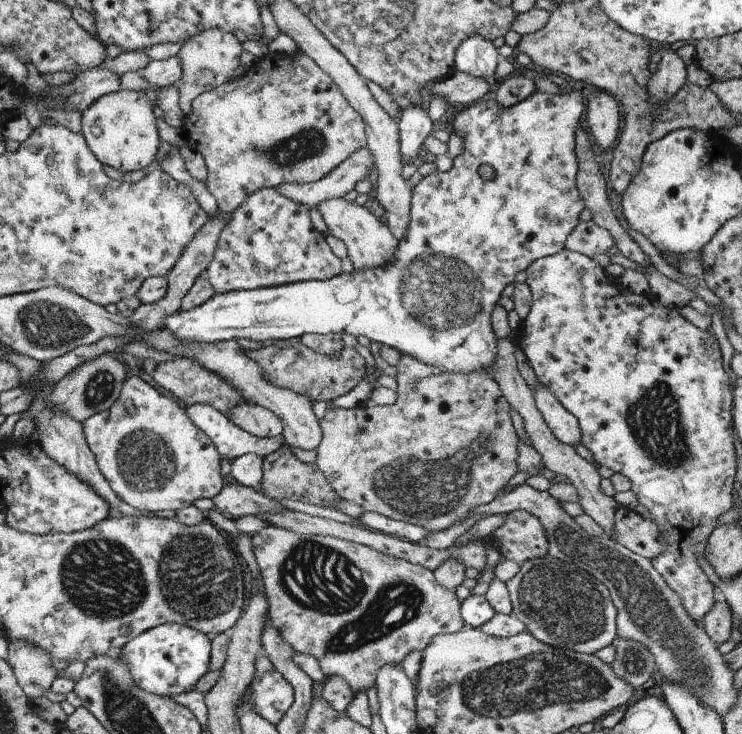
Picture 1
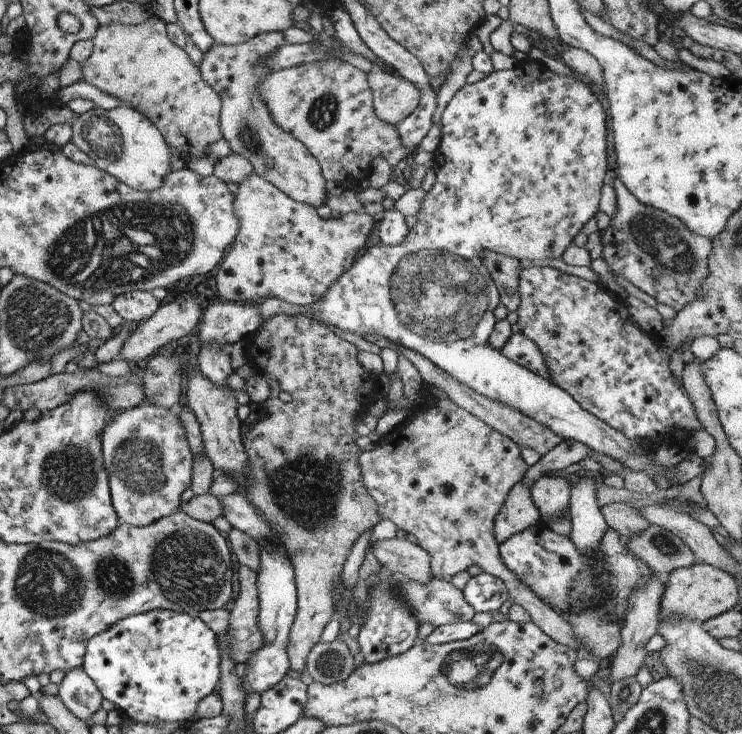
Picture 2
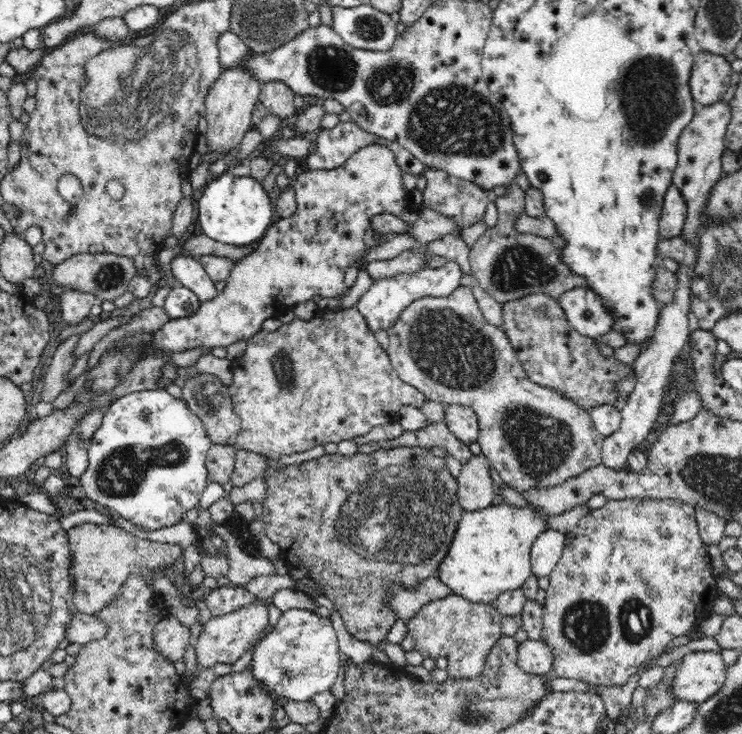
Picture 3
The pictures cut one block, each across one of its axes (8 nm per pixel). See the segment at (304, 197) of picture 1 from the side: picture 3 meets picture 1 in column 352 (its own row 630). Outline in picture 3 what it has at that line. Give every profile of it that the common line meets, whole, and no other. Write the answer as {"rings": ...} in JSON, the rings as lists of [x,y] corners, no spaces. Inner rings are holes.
{"rings":[[[174,616],[168,617],[152,628],[152,641],[154,649],[158,649],[160,655],[174,663],[183,658],[186,646],[191,642],[190,629]]]}

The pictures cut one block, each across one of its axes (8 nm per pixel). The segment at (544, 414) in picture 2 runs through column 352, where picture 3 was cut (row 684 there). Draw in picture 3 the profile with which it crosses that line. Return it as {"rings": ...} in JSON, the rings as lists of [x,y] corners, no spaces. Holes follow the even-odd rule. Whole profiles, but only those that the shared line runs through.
{"rings":[[[291,608],[283,611],[270,632],[255,644],[247,668],[256,681],[264,683],[278,698],[304,702],[319,692],[331,690],[342,659],[334,622],[314,611]]]}

